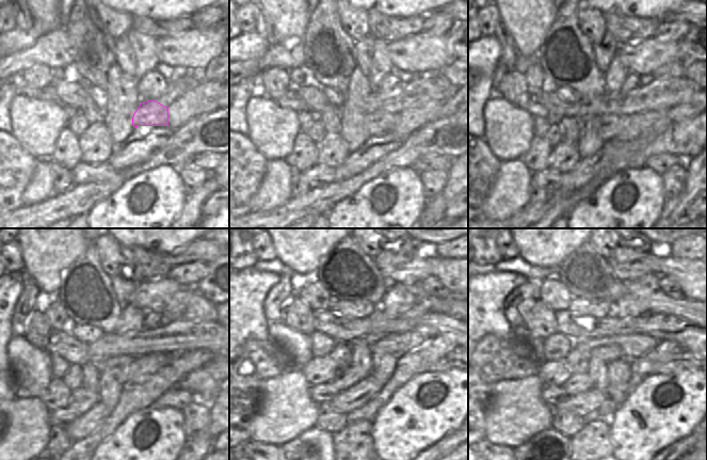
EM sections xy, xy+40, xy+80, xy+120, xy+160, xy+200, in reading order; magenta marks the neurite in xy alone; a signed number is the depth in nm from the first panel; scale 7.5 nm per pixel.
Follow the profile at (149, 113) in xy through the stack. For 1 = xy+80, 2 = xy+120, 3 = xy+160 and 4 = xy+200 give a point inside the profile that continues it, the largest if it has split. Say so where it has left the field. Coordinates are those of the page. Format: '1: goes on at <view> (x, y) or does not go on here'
1: goes on at xy+80 (620, 127)
2: goes on at xy+120 (132, 369)
3: goes on at xy+160 (343, 380)
4: goes on at xy+200 (578, 383)

